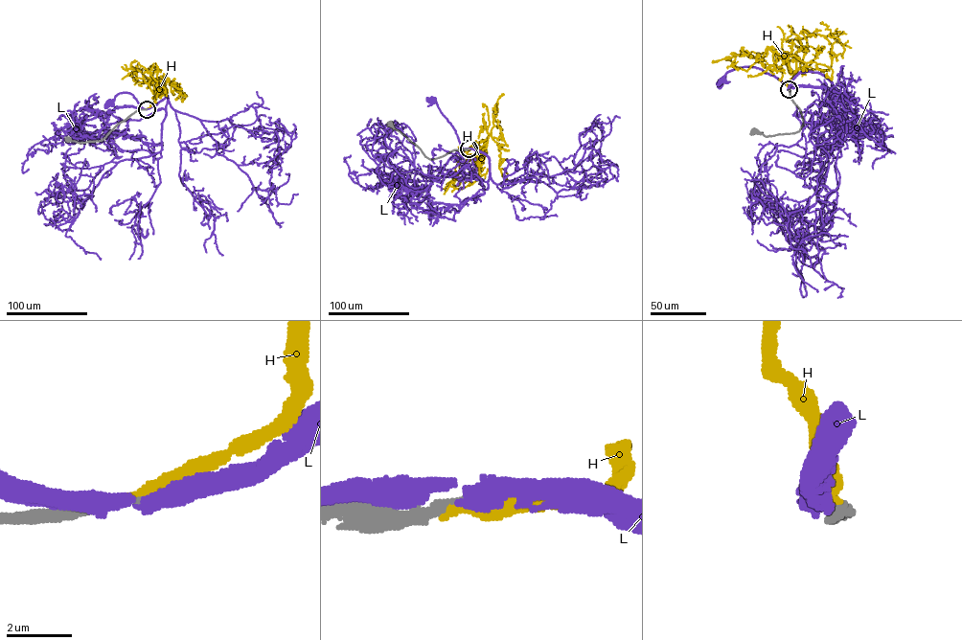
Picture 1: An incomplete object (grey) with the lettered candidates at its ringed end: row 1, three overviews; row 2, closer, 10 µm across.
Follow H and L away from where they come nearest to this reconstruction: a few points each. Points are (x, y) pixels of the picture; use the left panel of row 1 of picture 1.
H: (147, 109), (168, 78), (179, 84), (177, 89), (186, 95), (182, 101), (182, 97)
L: (147, 109), (140, 106), (133, 96), (127, 92), (119, 93), (108, 102)

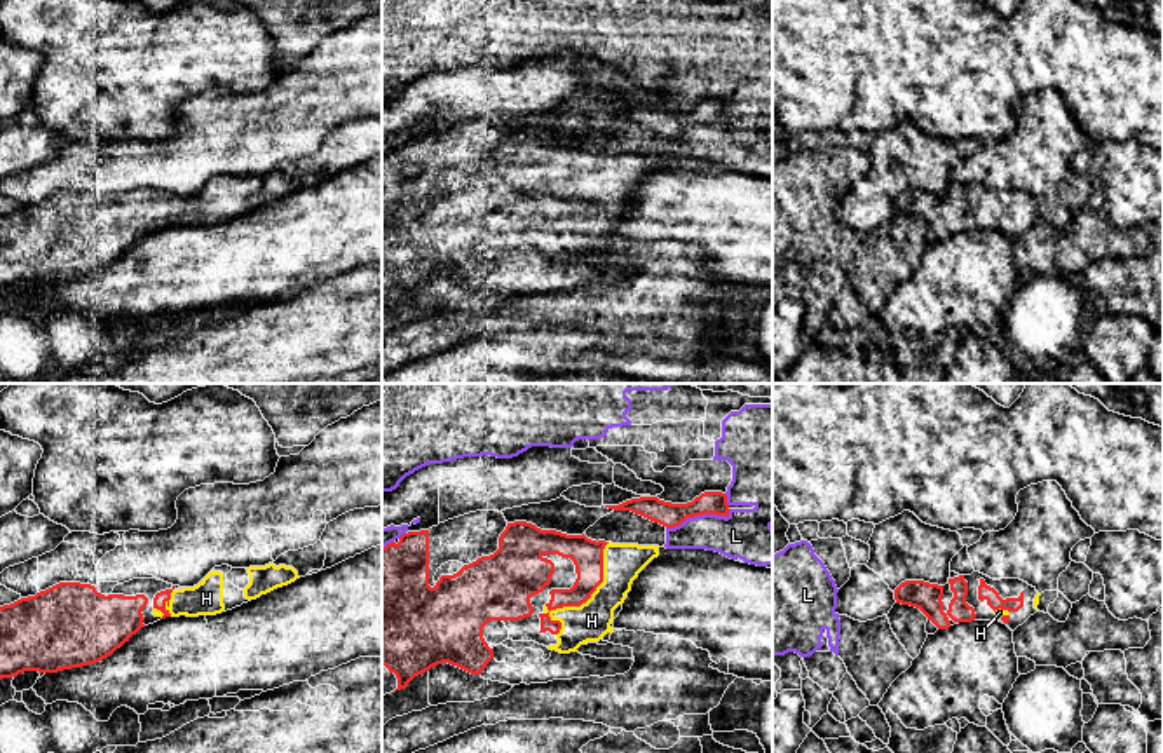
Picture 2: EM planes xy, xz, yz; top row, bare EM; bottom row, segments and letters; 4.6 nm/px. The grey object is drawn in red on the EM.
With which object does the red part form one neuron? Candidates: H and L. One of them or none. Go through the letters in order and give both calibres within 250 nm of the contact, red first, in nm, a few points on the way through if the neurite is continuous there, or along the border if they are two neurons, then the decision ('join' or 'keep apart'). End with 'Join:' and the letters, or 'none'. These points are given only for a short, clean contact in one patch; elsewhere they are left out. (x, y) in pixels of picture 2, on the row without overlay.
H: 140/180 nm | join
L: 120/240 nm | along xz (731, 119), (726, 126), (687, 126), (666, 138) | keep apart
Join: H

